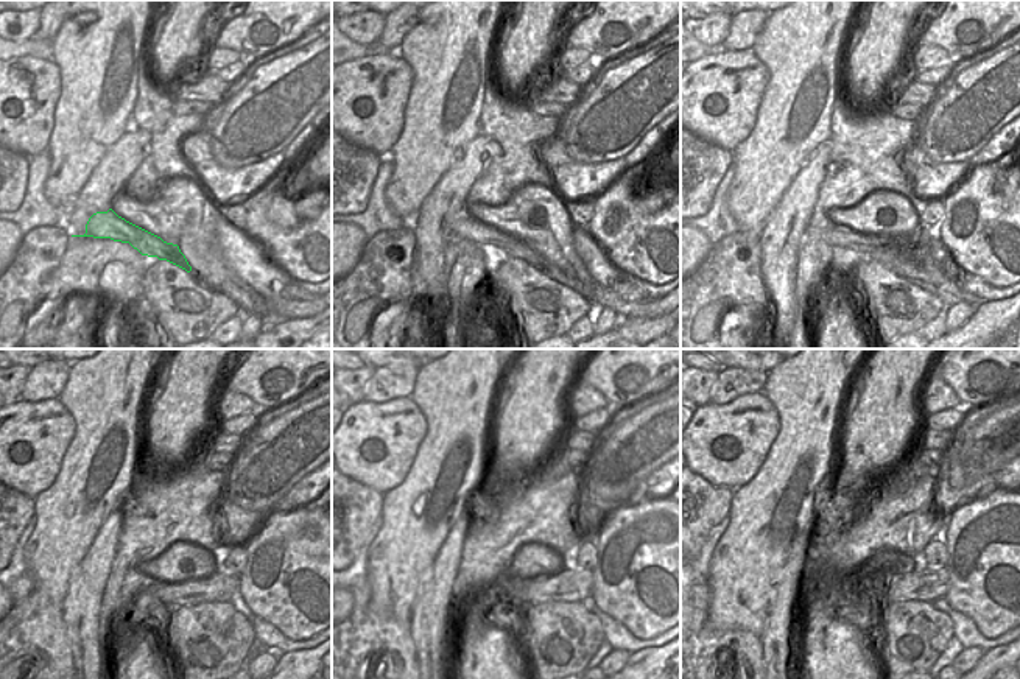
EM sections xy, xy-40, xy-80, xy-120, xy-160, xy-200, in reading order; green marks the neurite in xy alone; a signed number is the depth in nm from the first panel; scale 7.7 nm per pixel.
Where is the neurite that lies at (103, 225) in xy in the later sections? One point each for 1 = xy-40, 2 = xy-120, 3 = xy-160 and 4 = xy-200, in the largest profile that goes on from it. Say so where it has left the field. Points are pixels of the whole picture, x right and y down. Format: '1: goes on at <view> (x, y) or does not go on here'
1: goes on at xy-40 (483, 235)
2: goes on at xy-120 (221, 587)
3: goes on at xy-160 (575, 584)
4: goes on at xy-200 (921, 583)

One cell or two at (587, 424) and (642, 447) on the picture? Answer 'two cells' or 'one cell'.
two cells

